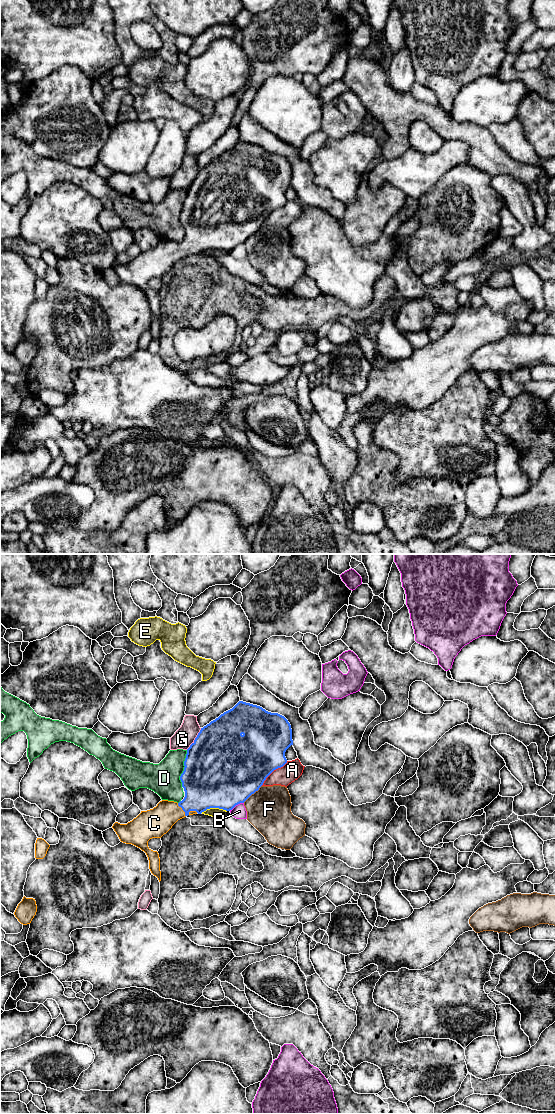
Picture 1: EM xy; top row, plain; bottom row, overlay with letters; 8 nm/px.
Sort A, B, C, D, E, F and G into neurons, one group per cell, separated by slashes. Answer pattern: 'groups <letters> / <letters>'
groups A / B / C / D / E / F / G

